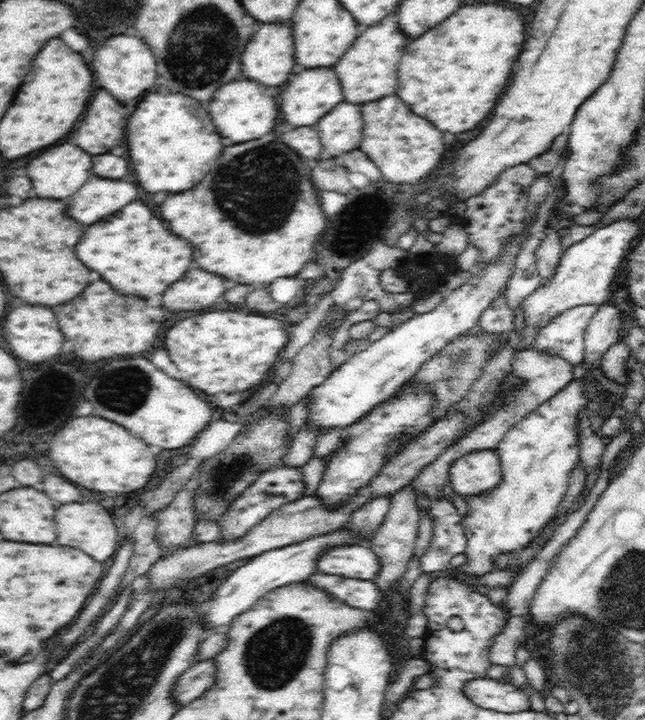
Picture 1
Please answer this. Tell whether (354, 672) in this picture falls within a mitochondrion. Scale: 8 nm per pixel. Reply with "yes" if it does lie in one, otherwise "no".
no

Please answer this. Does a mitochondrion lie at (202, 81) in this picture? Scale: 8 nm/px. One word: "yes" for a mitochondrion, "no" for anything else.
yes

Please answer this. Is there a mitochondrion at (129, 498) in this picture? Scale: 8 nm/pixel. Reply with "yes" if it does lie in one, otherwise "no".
no

